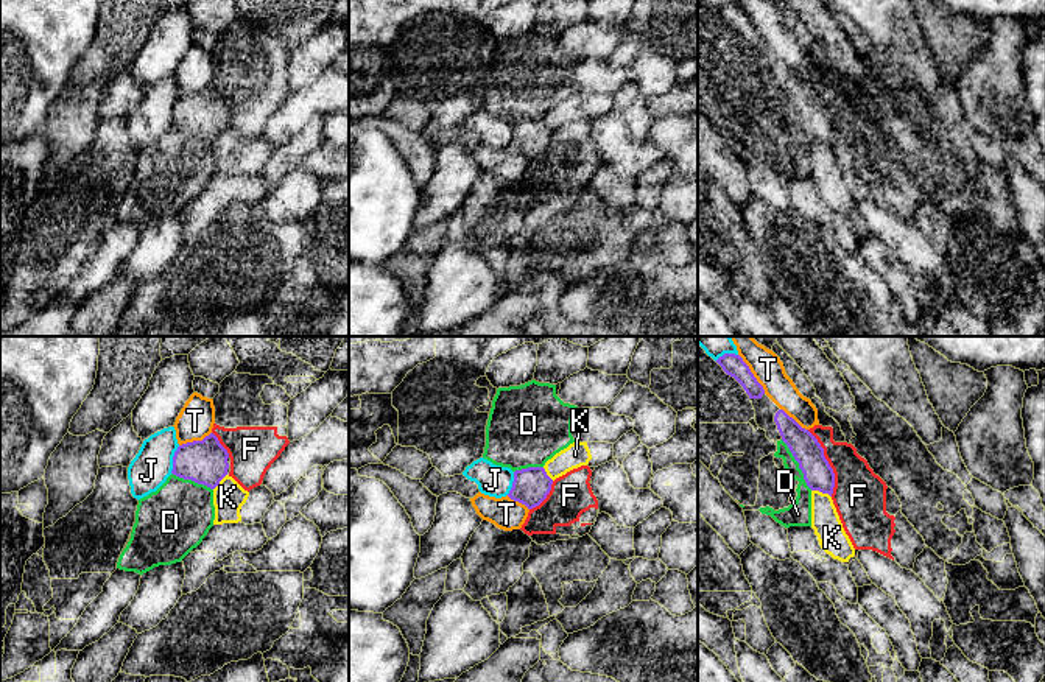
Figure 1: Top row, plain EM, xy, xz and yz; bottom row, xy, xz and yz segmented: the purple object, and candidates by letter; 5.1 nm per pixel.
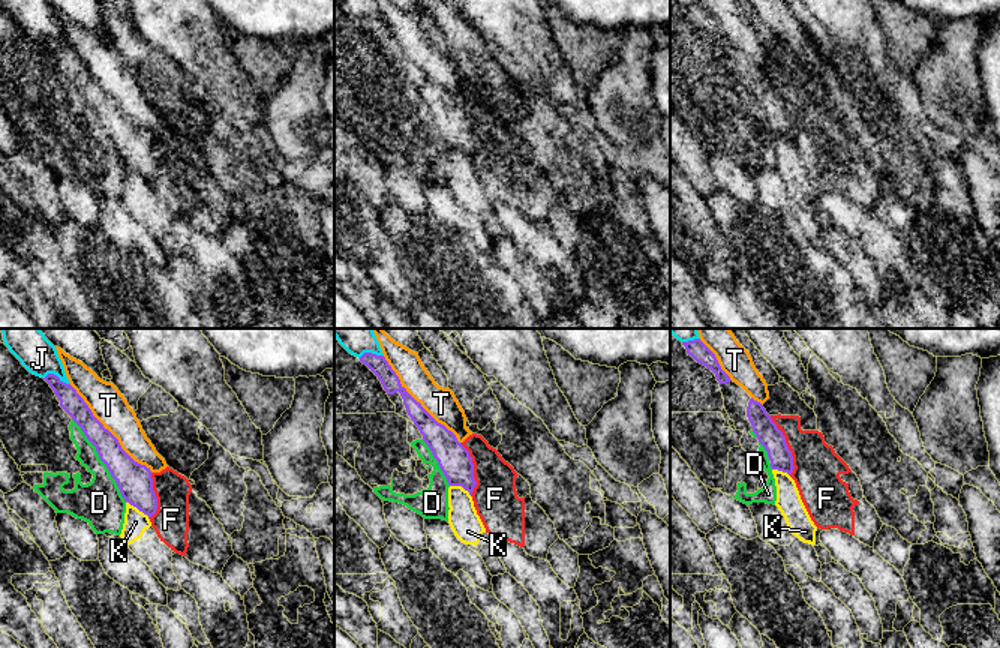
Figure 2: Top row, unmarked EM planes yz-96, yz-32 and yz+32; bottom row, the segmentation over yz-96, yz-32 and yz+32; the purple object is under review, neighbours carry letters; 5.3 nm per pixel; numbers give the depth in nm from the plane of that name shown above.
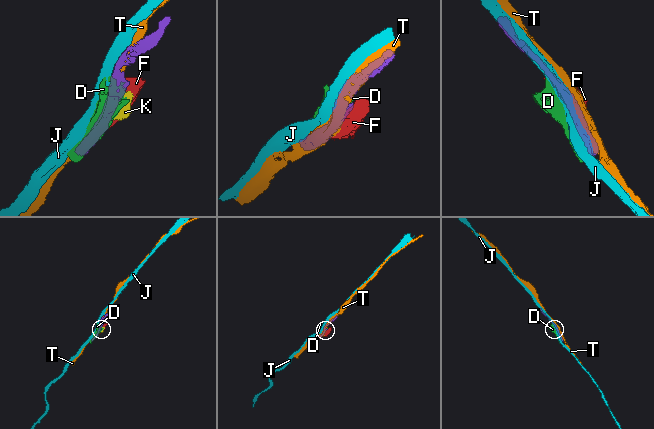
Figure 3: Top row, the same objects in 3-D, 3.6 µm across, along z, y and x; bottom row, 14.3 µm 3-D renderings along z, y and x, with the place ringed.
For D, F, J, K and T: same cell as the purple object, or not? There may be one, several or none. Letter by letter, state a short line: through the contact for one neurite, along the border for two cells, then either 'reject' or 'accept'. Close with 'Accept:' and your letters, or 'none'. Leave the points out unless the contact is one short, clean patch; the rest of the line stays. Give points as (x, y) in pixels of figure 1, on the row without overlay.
D: reject
F: reject
J: reject
K: yz (812, 140), (826, 144), (830, 148) | reject
T: reject
Accept: none

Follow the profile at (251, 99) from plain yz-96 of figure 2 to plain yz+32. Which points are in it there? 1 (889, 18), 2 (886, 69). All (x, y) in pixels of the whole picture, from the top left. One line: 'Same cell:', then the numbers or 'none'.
Same cell: 2

